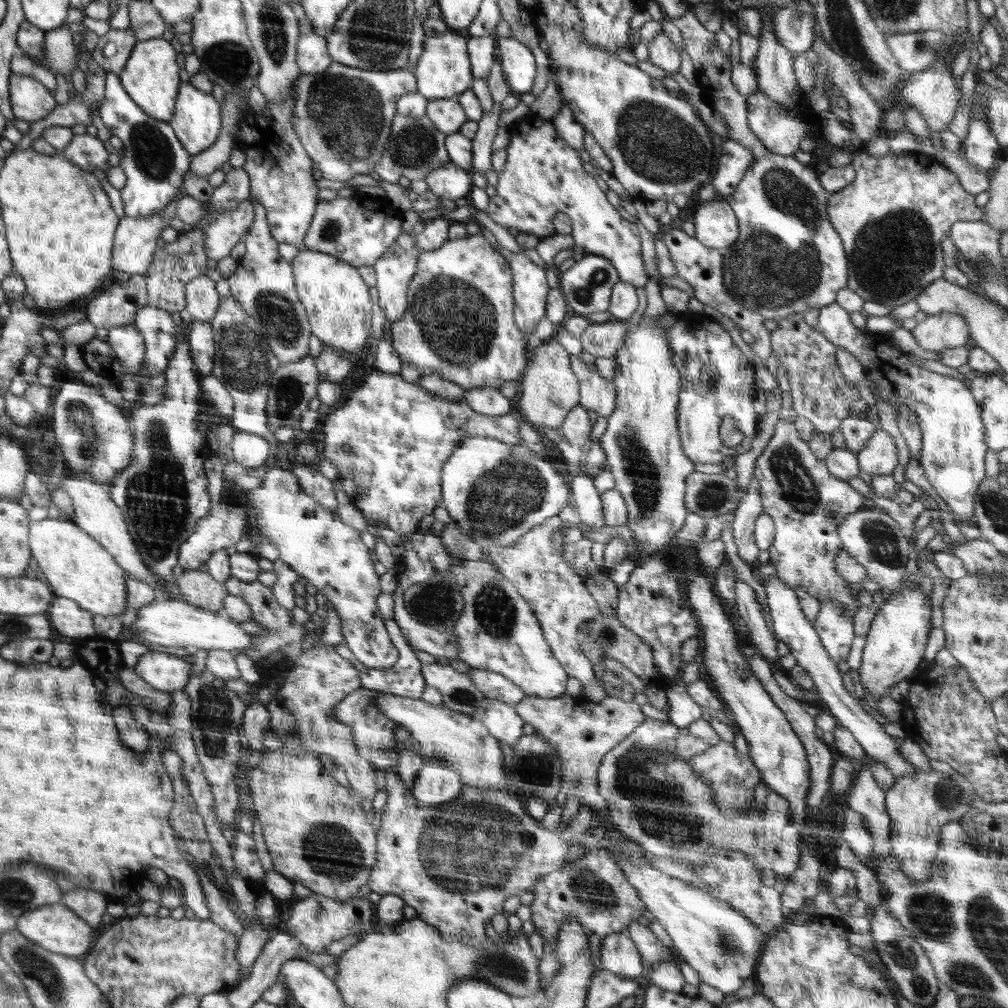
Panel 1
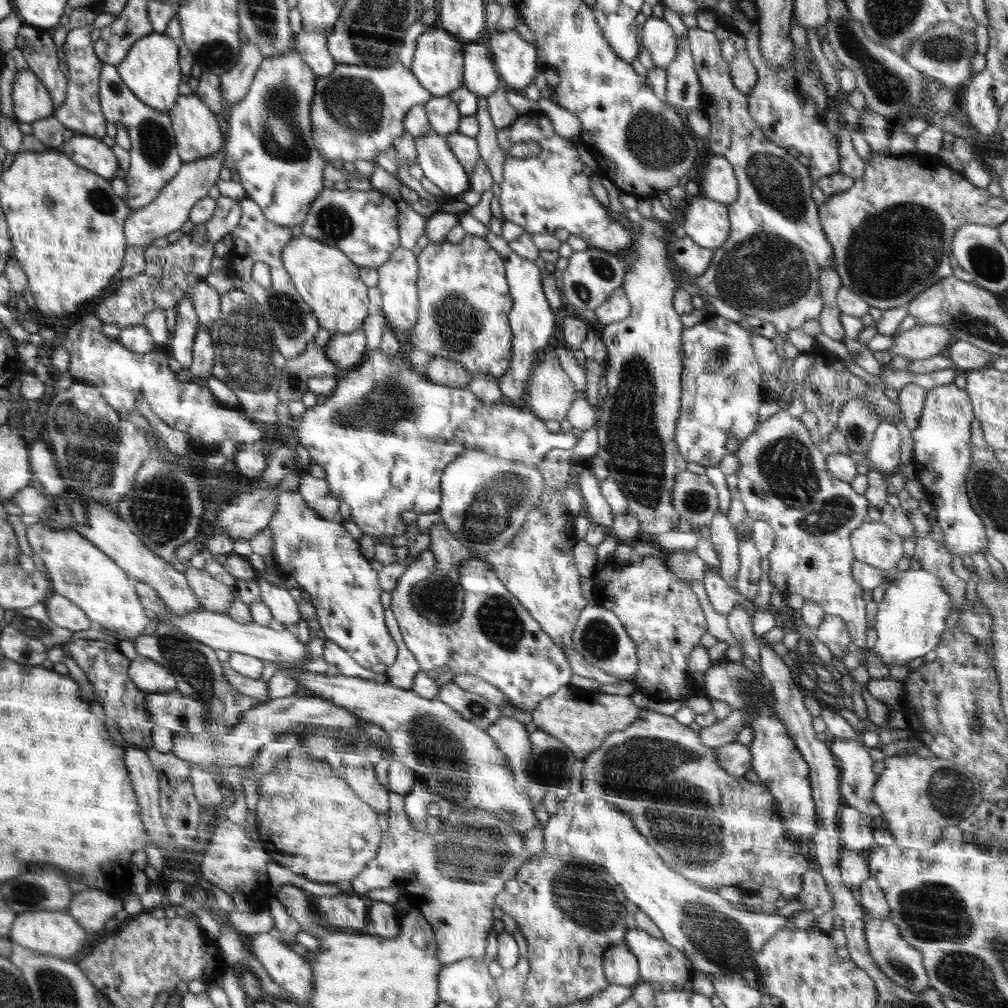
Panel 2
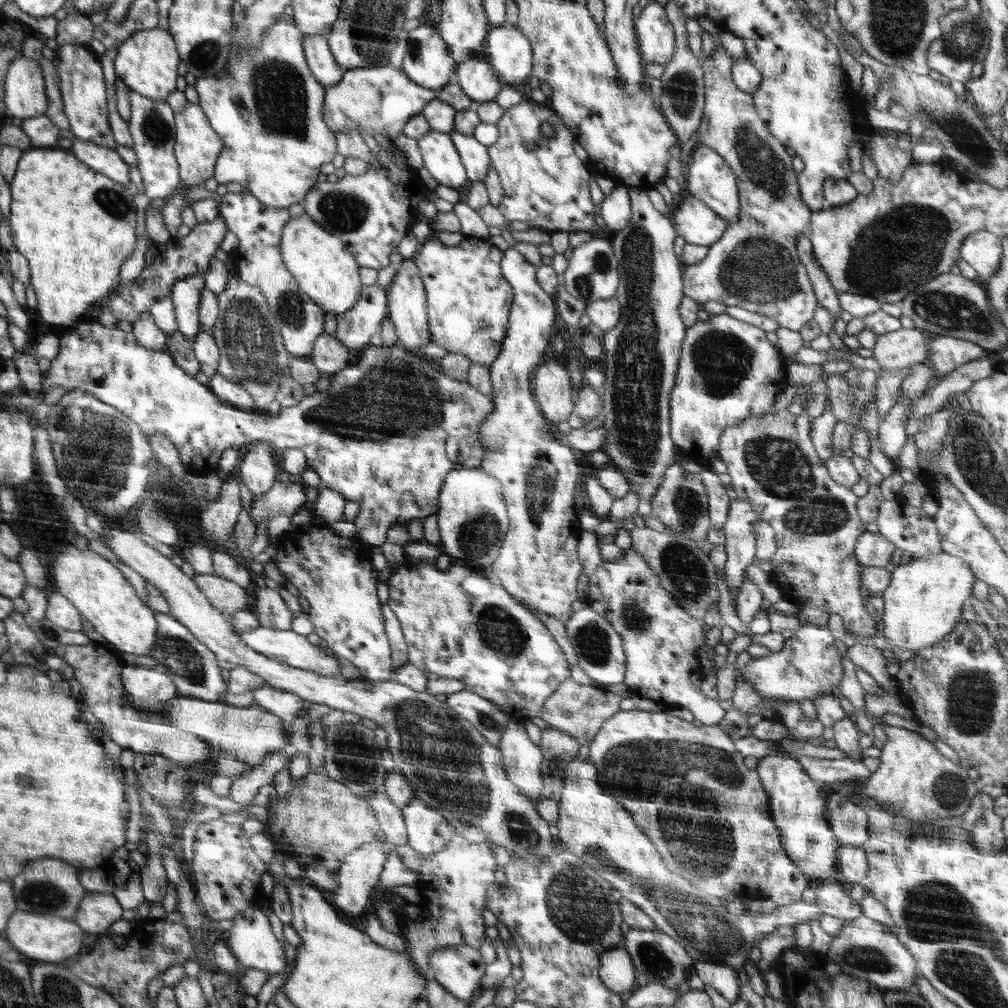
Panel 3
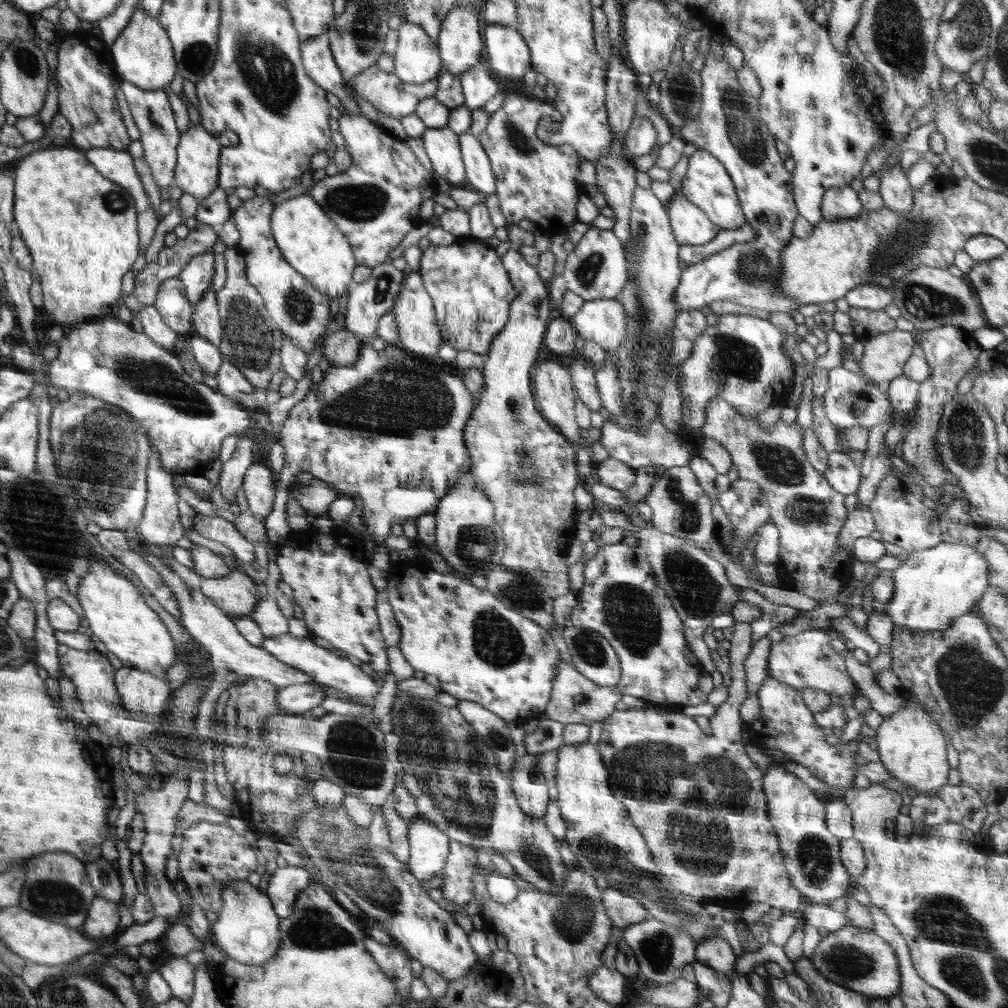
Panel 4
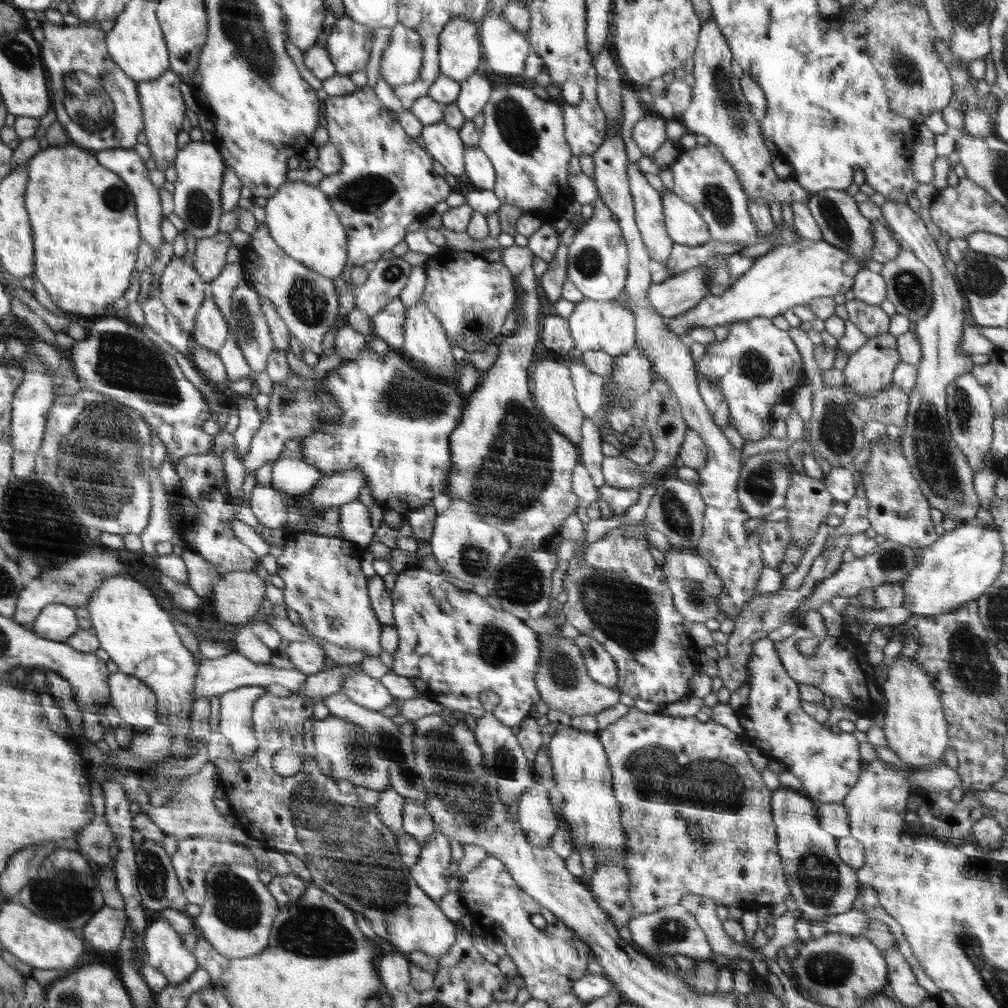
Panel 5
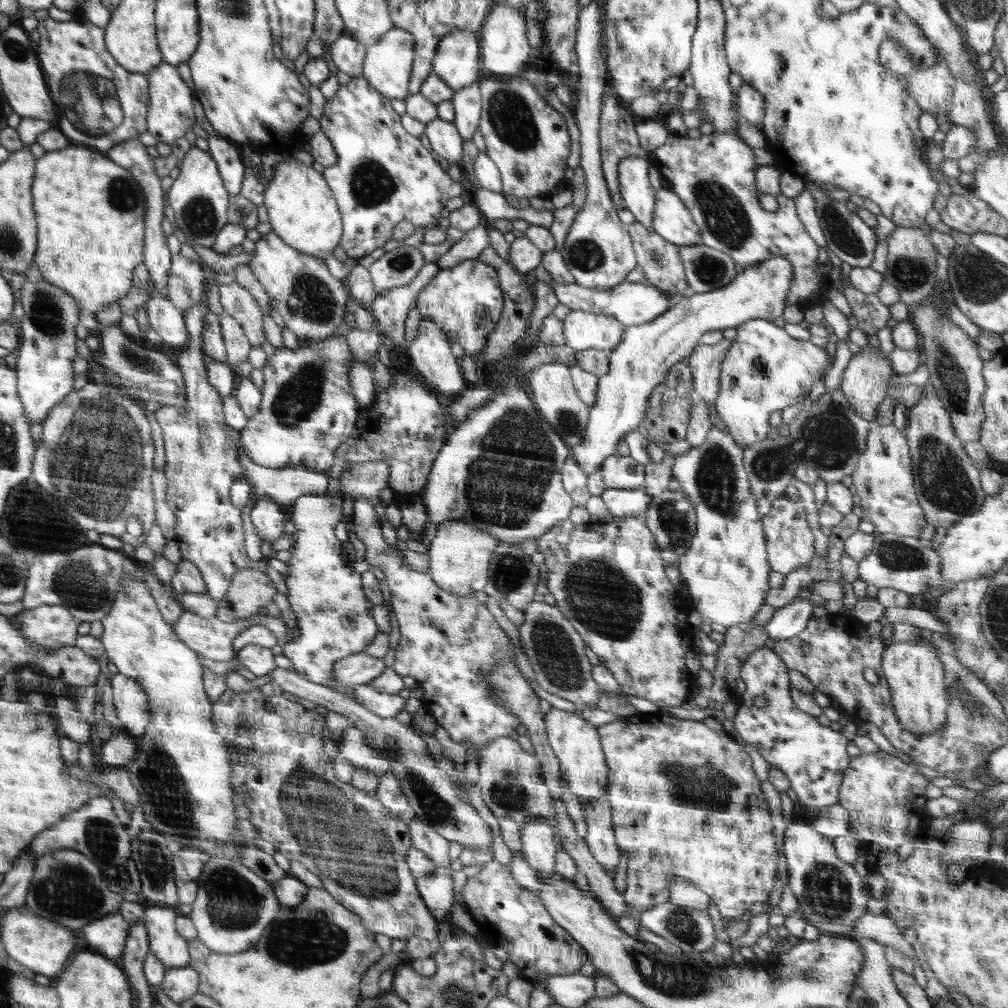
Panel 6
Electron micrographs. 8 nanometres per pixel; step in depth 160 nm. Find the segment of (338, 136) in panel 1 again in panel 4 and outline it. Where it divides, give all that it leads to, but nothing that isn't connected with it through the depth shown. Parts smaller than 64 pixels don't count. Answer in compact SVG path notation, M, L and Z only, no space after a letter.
M374 64L358 76L346 81L346 88L350 89L355 97L366 99L377 111L380 110L384 114L401 119L414 113L421 100L433 97L437 91L437 84L436 77L420 84L404 83L394 73L386 73Z

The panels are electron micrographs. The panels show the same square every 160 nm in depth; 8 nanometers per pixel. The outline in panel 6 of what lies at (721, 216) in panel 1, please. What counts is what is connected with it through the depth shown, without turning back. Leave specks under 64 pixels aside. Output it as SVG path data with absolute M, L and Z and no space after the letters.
M670 188L657 190L651 223L656 234L679 247L703 244L690 211Z

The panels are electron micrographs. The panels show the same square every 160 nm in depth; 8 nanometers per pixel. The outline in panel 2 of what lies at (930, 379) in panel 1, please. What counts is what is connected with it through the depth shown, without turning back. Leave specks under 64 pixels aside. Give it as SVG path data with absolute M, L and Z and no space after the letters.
M954 382L926 390L924 409L919 425L912 430L915 442L913 465L917 479L922 483L942 530L947 551L962 558L969 554L984 554L989 540L983 520L974 512L966 493L966 475L971 465L971 423L975 419L970 397Z

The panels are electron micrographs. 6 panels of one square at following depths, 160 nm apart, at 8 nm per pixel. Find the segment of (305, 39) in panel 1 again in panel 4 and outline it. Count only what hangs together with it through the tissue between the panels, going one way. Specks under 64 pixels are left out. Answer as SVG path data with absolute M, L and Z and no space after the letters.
M322 33L301 43L301 59L306 74L322 88L335 94L343 107L353 114L359 114L360 107L346 92L346 81L332 54L328 35Z

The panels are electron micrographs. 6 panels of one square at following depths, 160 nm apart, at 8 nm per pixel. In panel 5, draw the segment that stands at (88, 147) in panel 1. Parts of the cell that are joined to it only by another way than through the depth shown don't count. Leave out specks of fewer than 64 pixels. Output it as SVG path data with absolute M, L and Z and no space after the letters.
M118 148L95 152L100 164L104 164L107 169L120 175L131 188L135 196L135 204L139 212L140 232L143 233L143 239L149 244L153 250L158 250L163 245L163 237L160 232L160 224L162 224L162 207L160 206L159 190L150 180L149 170L146 168L145 161L138 155L134 149Z

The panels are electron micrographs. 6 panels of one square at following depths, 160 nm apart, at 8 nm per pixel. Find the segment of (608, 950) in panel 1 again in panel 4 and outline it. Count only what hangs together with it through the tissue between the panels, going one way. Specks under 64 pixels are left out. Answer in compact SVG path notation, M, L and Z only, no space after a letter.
M602 964L589 980L590 990L600 999L612 1004L619 1004L624 998L626 976L618 970L611 970Z

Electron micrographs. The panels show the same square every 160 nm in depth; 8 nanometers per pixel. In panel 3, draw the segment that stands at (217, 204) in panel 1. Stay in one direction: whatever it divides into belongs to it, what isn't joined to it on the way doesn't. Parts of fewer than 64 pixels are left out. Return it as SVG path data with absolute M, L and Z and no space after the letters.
M218 216L210 222L197 222L184 238L174 237L163 243L152 242L147 252L148 263L144 265L141 274L134 279L132 286L122 286L117 298L108 301L116 318L131 323L136 322L148 314L157 300L170 294L175 282L192 275L204 274L208 270L210 261L215 258L214 253L226 236L226 231L226 223L221 216Z

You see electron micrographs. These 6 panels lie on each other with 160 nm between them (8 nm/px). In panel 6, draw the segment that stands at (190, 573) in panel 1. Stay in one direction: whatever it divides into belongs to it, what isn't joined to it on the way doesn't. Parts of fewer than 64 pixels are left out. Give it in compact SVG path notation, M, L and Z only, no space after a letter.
M243 569L237 572L227 594L217 601L216 614L224 622L234 622L254 616L260 608L274 602L274 583L264 572Z

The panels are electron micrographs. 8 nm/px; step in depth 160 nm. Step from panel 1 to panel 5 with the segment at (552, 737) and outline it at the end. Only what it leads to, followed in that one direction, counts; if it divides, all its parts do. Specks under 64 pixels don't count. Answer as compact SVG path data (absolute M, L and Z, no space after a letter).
M538 633L539 659L535 674L536 688L541 700L550 709L558 709L572 717L595 715L619 701L621 692L596 682L587 671L580 649L572 639L558 634Z

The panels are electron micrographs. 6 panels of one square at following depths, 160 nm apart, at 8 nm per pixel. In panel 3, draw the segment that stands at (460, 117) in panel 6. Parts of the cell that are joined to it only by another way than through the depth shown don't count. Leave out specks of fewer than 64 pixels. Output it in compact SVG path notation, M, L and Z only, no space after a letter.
M476 56L458 64L454 74L455 81L475 105L495 99L502 90L499 76L492 65L478 60Z

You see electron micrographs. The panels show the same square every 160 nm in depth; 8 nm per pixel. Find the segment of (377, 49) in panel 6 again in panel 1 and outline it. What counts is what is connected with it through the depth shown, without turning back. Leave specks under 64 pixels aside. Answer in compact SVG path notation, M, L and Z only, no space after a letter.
M447 30L423 41L423 51L415 65L413 75L417 80L417 92L428 100L447 99L470 89L474 79L467 51L467 35Z

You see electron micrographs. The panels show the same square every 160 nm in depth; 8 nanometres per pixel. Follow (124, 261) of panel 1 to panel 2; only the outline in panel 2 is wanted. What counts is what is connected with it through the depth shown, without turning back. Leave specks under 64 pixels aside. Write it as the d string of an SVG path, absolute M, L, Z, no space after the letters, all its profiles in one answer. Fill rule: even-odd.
M253 40L241 44L238 60L227 73L219 76L223 107L240 102L249 91L254 75L265 56ZM218 118L219 127L223 132L222 149L216 155L200 158L192 162L183 163L178 174L162 191L159 192L158 198L154 202L147 204L146 207L140 207L125 220L125 235L127 236L128 247L148 247L156 238L164 237L170 232L182 228L189 220L189 214L196 202L208 196L208 191L215 185L219 179L219 172L222 170L224 157L226 156L227 126L223 118Z

